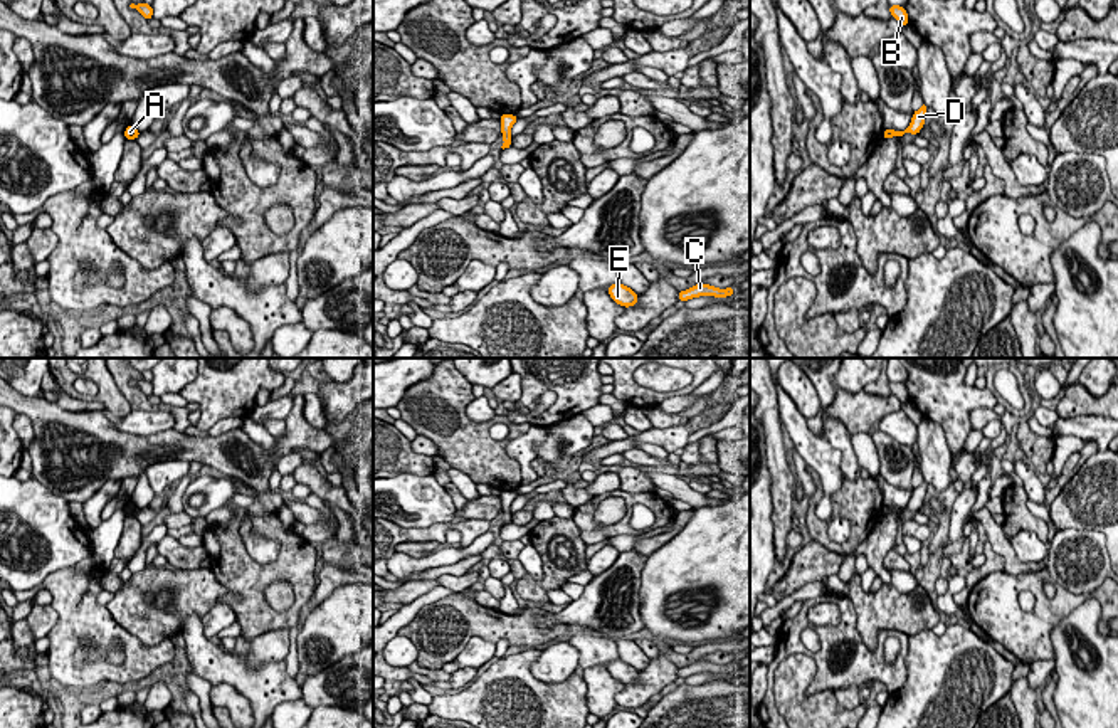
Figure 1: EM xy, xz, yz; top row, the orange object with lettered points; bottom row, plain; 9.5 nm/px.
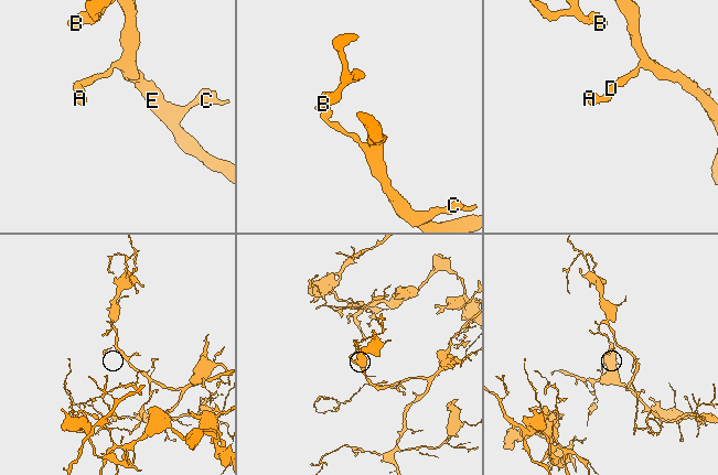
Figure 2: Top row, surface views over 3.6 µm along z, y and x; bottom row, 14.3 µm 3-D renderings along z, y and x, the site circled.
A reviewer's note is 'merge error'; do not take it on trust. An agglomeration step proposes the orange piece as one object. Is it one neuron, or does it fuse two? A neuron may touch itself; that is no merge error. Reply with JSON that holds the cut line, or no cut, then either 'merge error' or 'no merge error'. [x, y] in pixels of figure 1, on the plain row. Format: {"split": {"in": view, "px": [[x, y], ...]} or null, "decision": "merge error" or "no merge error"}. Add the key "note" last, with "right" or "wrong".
{"split": null, "decision": "no merge error", "note": "wrong"}

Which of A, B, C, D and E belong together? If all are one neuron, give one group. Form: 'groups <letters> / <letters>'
groups A B C D E

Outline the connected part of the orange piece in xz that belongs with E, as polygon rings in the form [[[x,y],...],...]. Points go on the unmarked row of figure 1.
[[[620,657],[615,661],[610,661],[607,664],[607,669],[614,679],[624,684],[637,683],[639,671],[632,667],[630,664],[624,662]]]

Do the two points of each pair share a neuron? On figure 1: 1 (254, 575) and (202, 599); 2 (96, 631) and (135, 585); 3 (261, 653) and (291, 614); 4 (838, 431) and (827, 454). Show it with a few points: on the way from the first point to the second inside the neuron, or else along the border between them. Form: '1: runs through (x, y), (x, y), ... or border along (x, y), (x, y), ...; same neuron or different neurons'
1: border along (209, 567), (226, 589), (217, 602); different neurons
2: border along (106, 606), (108, 612), (140, 641); different neurons
3: border along (288, 627), (266, 631), (251, 641); different neurons
4: border along (824, 436), (839, 453), (839, 468), (844, 474); different neurons

